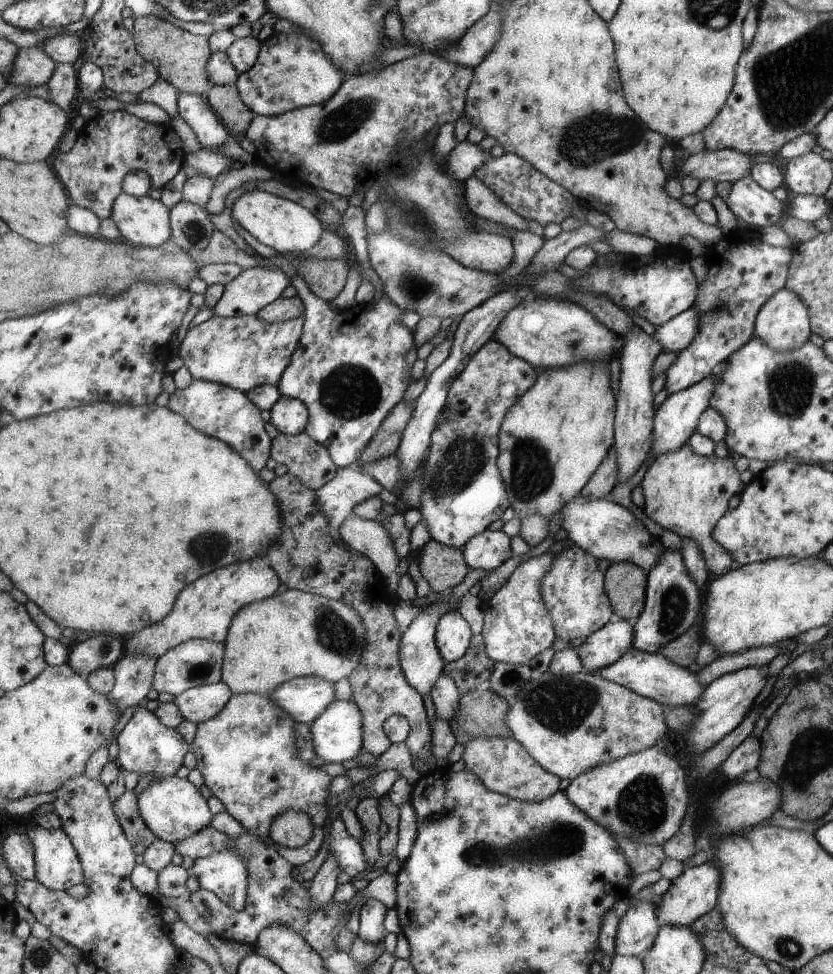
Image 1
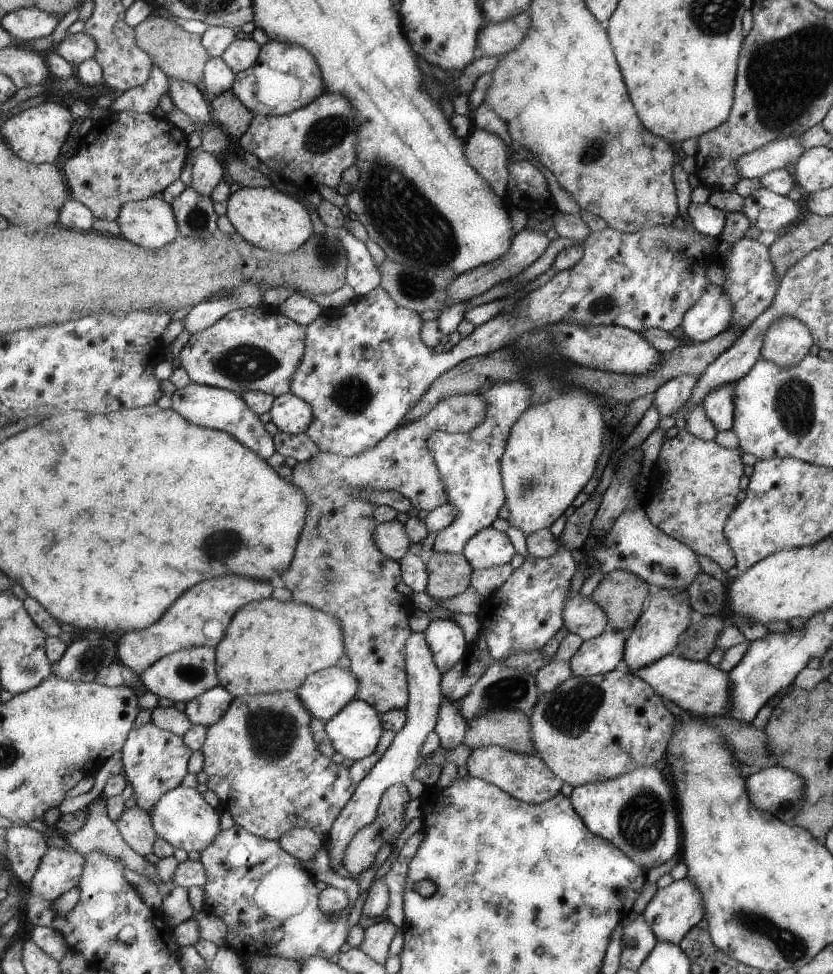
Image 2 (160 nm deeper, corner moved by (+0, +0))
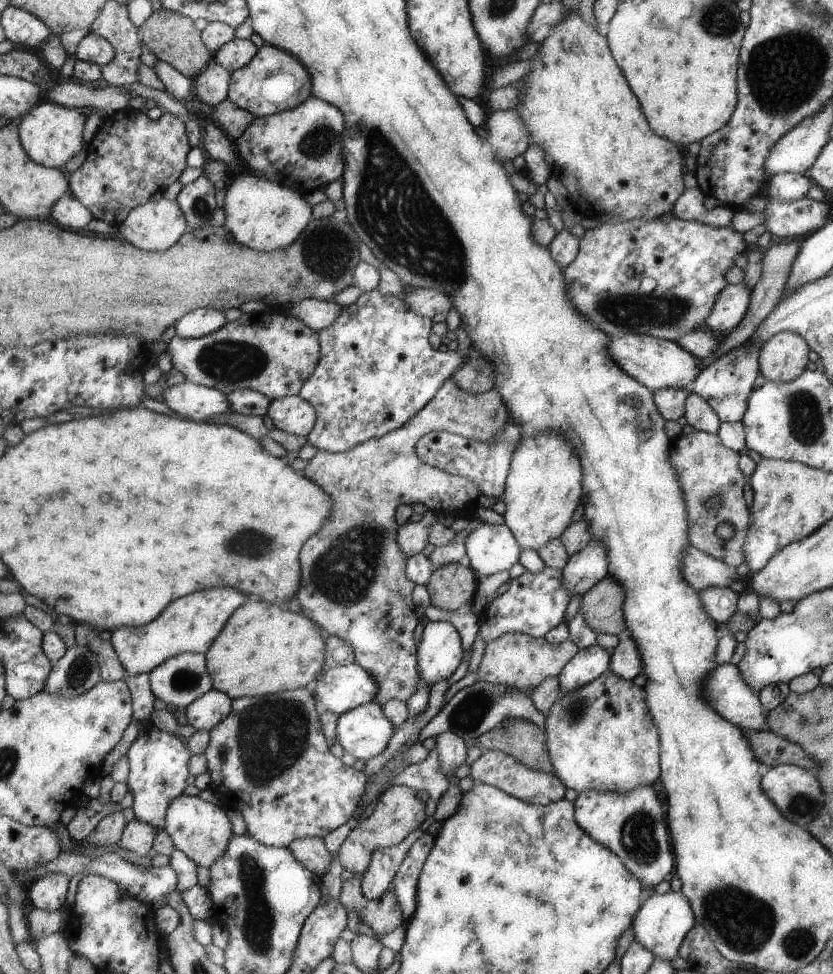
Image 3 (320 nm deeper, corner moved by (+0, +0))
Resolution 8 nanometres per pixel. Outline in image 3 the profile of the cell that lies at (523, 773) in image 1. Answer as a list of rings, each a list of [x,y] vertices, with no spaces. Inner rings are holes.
[[[495,749],[483,750],[481,756],[471,764],[470,772],[474,782],[493,785],[511,796],[534,805],[556,803],[564,799],[567,794],[566,784],[558,775],[532,769],[513,755]]]

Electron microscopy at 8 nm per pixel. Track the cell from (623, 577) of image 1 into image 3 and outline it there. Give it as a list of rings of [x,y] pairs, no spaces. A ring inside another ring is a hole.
[[[607,575],[581,597],[580,610],[588,625],[599,634],[623,635],[624,590]]]

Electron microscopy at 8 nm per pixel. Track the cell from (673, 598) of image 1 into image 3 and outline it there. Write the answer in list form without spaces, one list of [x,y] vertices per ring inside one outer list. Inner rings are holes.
[[[625,633],[621,635],[619,644],[614,648],[606,672],[630,681],[637,674],[641,674],[639,648],[635,641]]]

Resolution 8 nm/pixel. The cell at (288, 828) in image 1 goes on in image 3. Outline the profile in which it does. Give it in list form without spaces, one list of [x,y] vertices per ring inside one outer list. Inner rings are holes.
[[[307,837],[294,840],[289,850],[309,869],[318,875],[324,875],[332,867],[333,857],[319,837]]]

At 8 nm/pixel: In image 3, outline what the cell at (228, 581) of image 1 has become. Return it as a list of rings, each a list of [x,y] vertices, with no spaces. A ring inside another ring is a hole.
[[[234,588],[201,590],[172,602],[153,622],[142,627],[121,627],[111,635],[111,642],[128,675],[150,674],[167,659],[183,653],[206,653],[224,630],[229,617],[245,603],[245,593]]]

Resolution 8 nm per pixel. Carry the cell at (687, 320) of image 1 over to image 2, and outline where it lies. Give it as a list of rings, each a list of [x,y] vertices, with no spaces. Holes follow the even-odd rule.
[[[709,286],[681,319],[686,342],[703,342],[717,336],[730,324],[732,304],[724,290]]]

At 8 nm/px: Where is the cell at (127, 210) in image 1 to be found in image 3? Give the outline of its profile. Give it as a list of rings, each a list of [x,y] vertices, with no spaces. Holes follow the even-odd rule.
[[[160,199],[156,202],[147,201],[134,208],[125,222],[119,226],[118,234],[143,250],[164,251],[171,248],[189,228],[189,223],[181,205],[177,200]]]

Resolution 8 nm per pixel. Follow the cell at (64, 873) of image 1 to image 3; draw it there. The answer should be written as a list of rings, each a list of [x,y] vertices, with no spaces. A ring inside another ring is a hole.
[[[47,873],[33,879],[29,884],[29,904],[31,907],[55,912],[65,909],[69,894],[70,876],[65,873]]]

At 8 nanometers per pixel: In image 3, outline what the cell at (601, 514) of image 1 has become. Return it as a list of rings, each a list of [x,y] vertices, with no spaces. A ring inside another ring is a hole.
[[[691,546],[684,552],[681,572],[685,582],[699,592],[707,587],[728,587],[731,582],[739,579],[736,577],[735,567]]]

